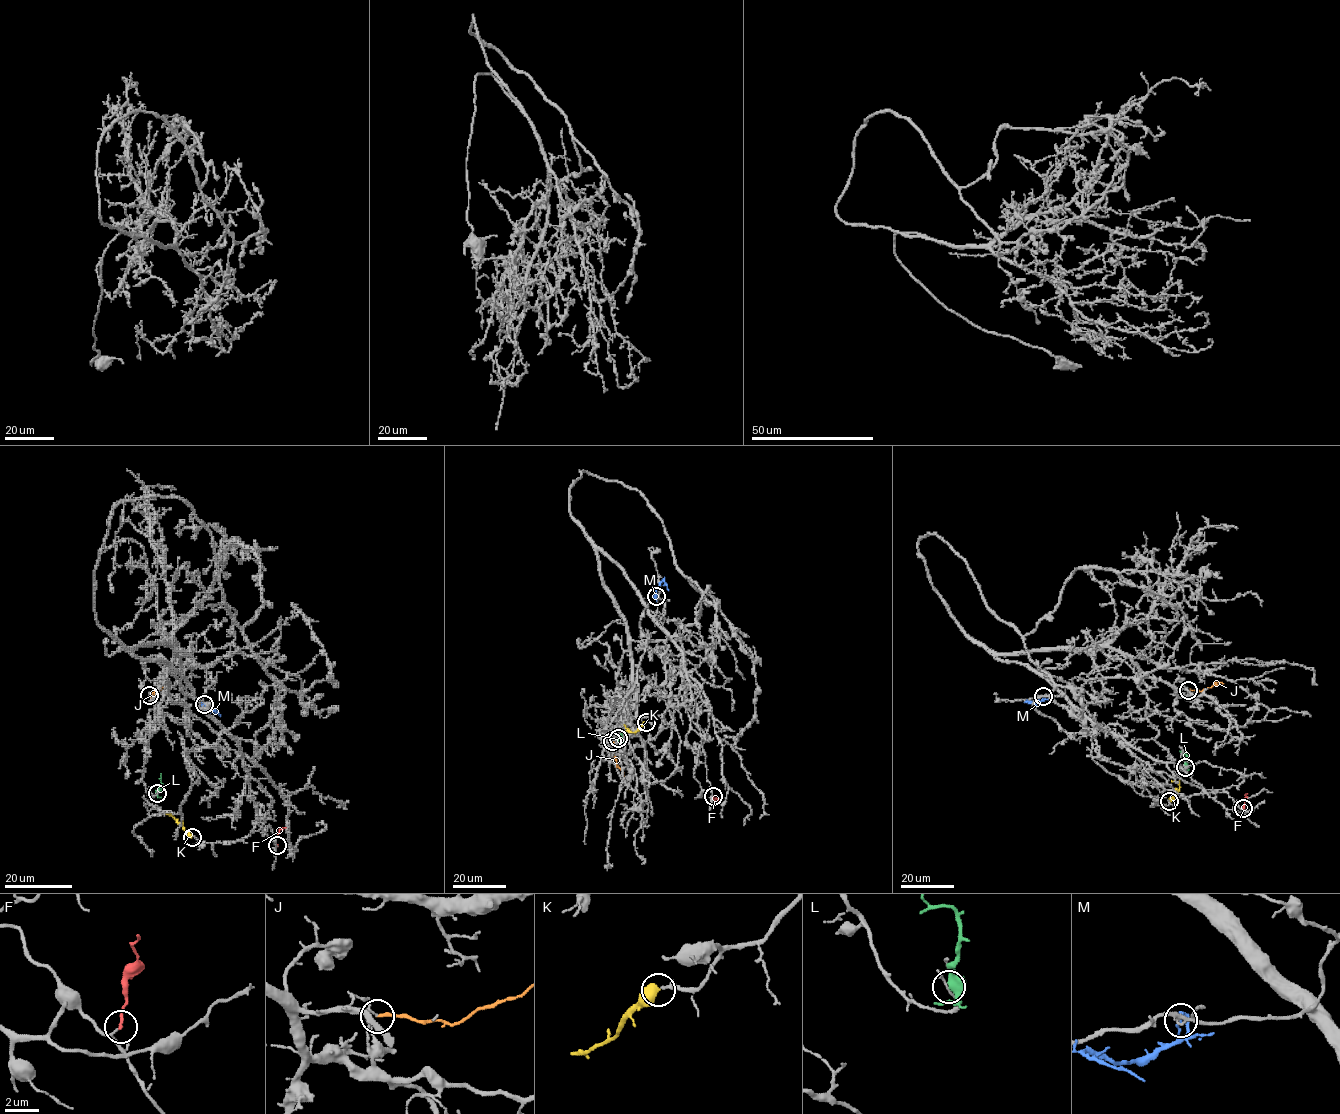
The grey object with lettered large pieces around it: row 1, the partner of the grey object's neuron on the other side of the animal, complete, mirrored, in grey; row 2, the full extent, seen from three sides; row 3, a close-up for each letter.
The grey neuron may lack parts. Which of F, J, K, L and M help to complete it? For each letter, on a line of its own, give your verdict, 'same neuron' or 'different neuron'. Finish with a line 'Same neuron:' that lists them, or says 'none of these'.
F: different neuron
J: different neuron
K: same neuron
L: different neuron
M: different neuron
Same neuron: K

